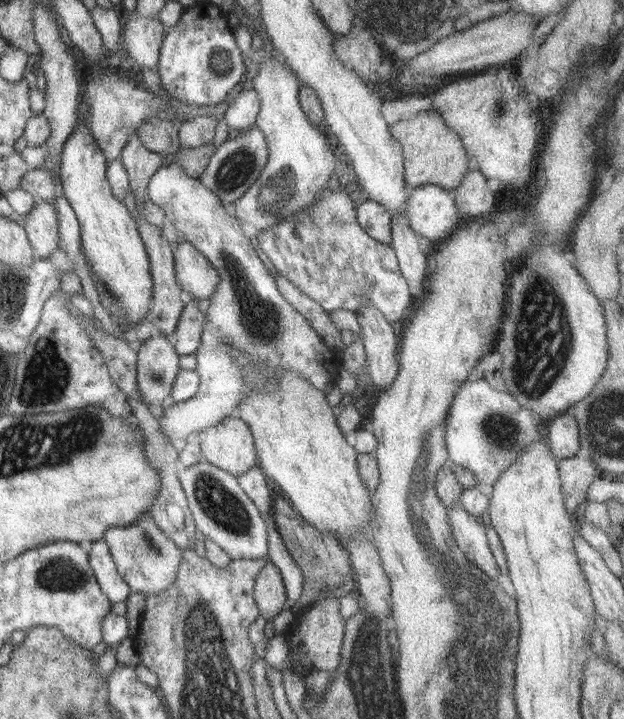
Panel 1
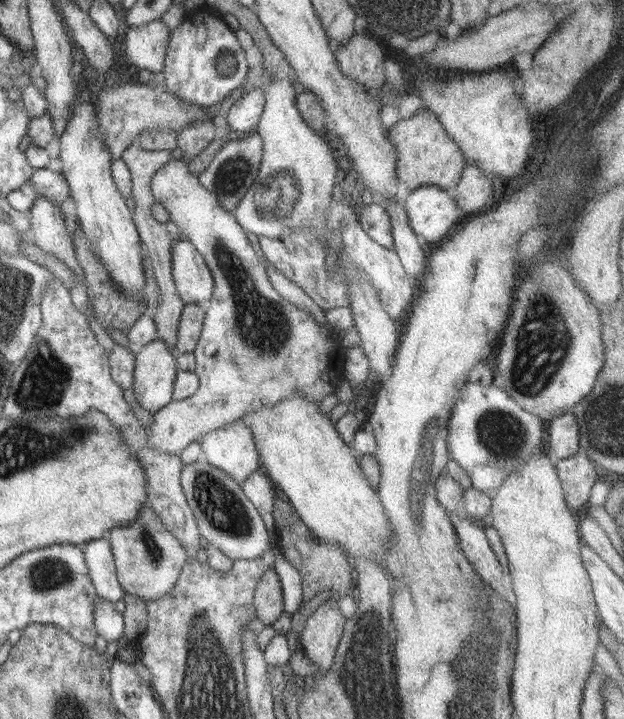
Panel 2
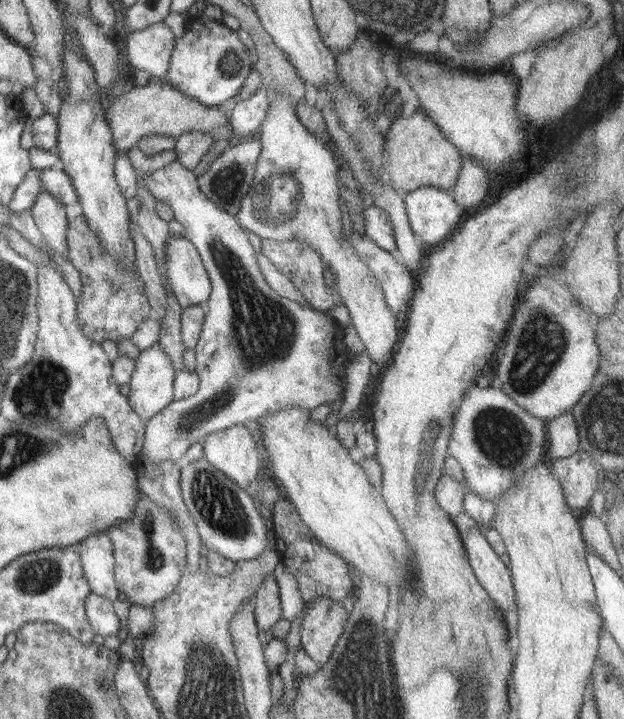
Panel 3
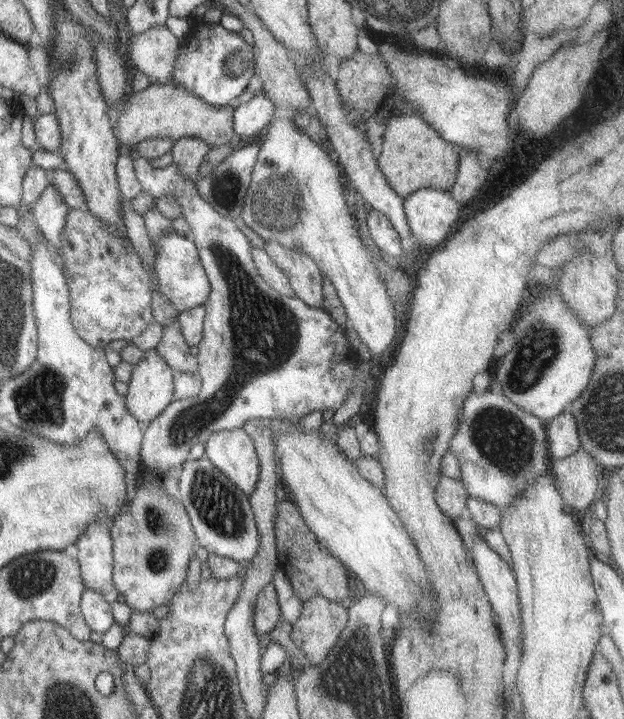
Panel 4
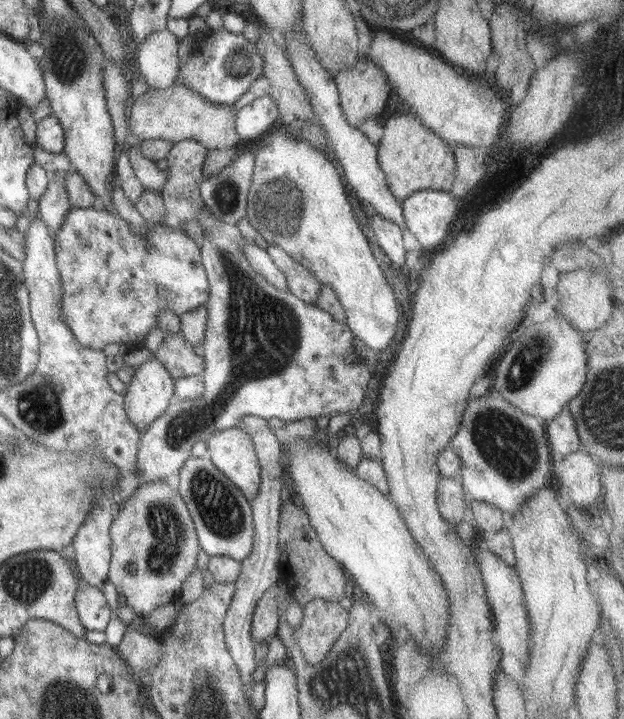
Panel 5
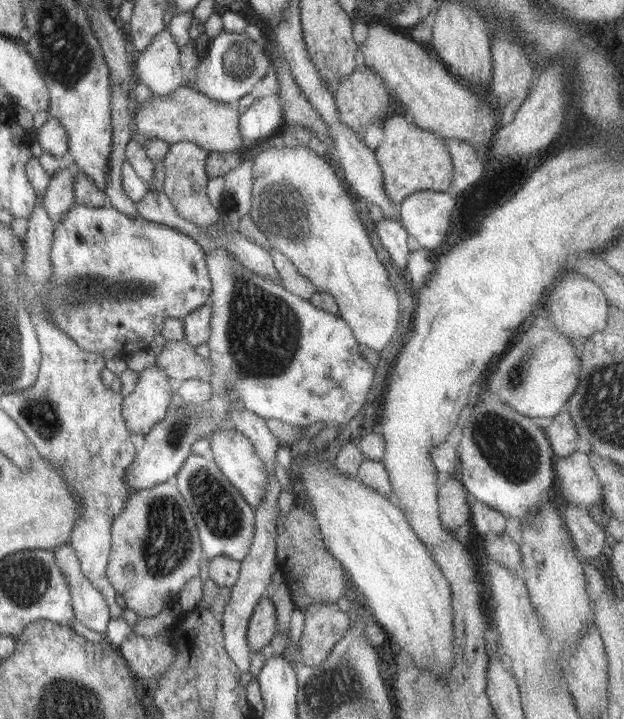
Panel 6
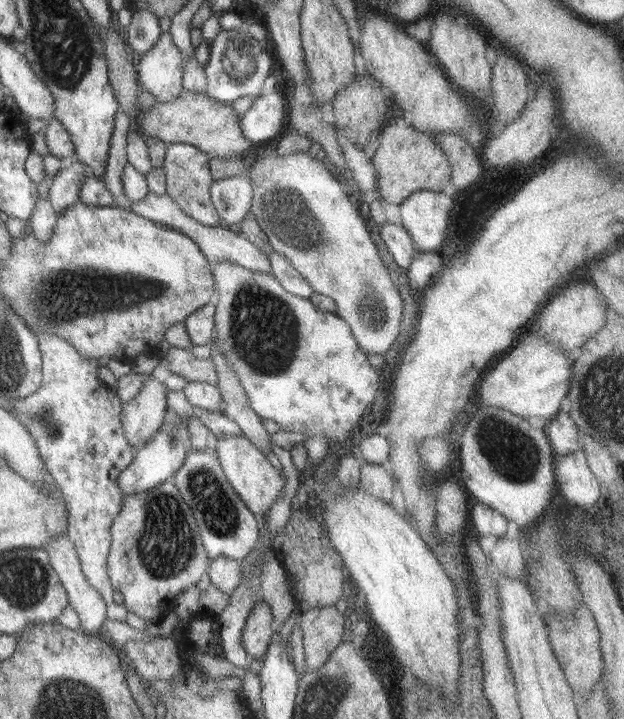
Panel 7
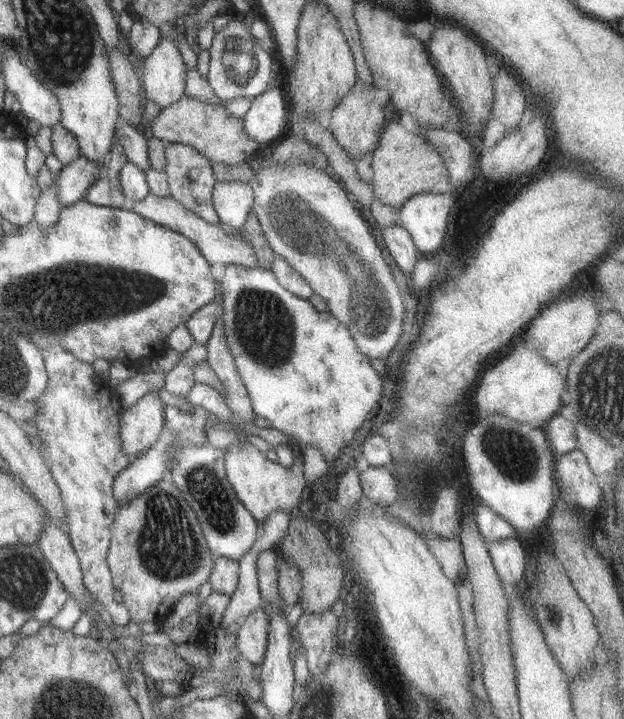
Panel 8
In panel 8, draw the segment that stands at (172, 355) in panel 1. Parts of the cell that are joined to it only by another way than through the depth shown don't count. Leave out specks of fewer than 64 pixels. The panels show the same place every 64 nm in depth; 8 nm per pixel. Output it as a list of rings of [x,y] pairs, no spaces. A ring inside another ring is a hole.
[[[154,389],[136,401],[136,404],[123,409],[120,415],[120,439],[122,440],[123,452],[132,460],[137,458],[142,452],[154,448],[161,442],[165,435],[164,402],[160,400],[159,390]]]

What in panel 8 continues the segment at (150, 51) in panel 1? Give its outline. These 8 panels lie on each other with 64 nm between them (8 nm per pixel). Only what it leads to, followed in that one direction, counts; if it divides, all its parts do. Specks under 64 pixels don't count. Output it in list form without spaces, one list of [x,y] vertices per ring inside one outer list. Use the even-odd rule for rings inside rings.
[[[161,37],[156,48],[143,60],[136,60],[144,98],[156,102],[160,108],[181,100],[185,95],[186,63],[176,43],[171,38]]]

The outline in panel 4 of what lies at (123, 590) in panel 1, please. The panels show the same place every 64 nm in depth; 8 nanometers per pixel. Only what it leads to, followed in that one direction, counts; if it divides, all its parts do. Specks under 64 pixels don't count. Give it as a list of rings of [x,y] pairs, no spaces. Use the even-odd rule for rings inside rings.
[[[98,514],[98,520],[94,520],[75,542],[84,584],[90,590],[100,592],[111,605],[117,604],[120,596],[112,582],[113,540],[109,530],[113,518]]]

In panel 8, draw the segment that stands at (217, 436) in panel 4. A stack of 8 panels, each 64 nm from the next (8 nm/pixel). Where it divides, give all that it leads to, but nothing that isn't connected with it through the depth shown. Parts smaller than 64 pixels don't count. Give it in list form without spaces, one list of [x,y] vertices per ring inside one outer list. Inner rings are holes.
[[[246,441],[243,444],[235,444],[224,450],[223,464],[225,465],[226,478],[231,488],[242,502],[242,505],[252,513],[258,522],[264,522],[270,513],[278,510],[287,510],[296,513],[298,505],[304,500],[306,482],[304,477],[304,456],[300,456],[294,462],[294,468],[283,468],[279,463],[274,464],[265,456],[263,448],[257,442]]]

